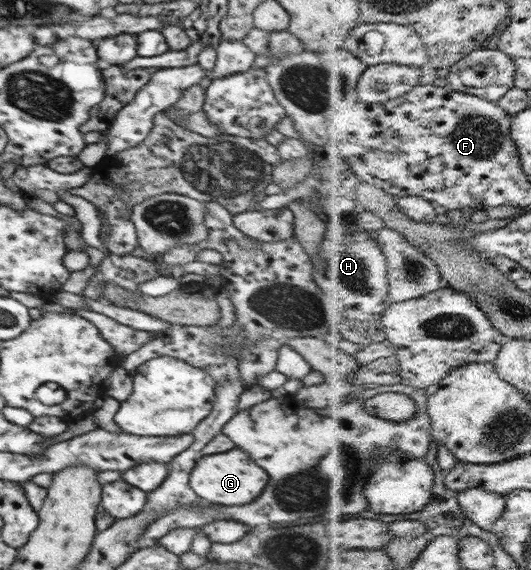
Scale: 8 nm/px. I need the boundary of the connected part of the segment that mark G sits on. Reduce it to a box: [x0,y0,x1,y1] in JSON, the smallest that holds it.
[191,450,267,506]

